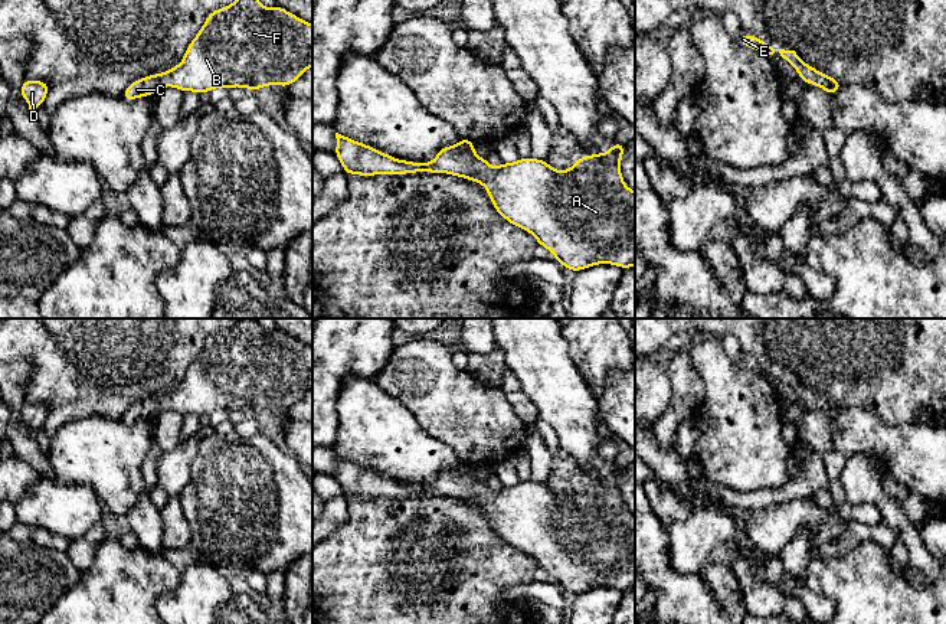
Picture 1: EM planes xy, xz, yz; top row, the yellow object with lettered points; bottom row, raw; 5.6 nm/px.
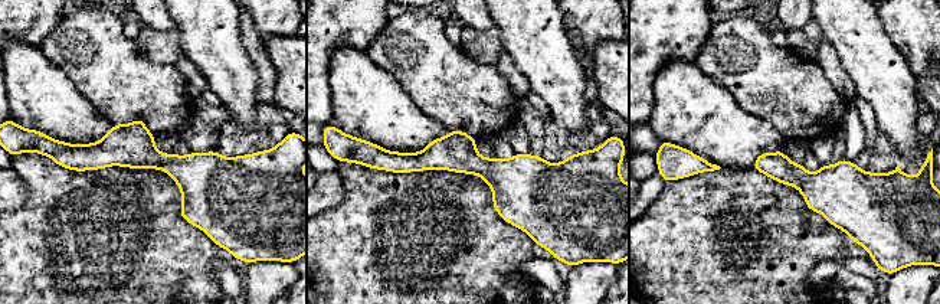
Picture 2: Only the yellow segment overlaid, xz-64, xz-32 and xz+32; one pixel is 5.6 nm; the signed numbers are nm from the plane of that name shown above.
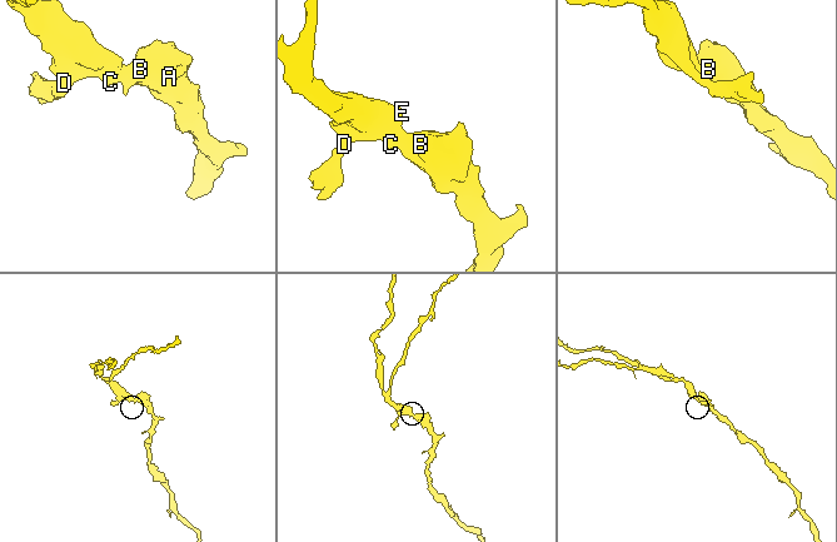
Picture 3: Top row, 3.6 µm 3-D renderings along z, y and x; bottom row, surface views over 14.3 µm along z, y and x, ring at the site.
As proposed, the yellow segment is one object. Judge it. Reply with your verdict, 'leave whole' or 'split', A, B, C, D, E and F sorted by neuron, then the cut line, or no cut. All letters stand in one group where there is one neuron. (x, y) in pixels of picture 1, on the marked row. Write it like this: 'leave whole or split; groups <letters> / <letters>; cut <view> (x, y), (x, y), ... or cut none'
leave whole; groups A B C D E F; cut none

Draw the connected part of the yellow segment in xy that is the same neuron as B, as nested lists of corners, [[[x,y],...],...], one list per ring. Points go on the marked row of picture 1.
[[[235,0],[232,4],[209,13],[177,66],[132,81],[125,88],[122,98],[134,101],[157,94],[163,86],[199,94],[210,92],[217,86],[240,86],[249,88],[252,92],[268,85],[288,88],[310,66],[312,66],[311,23],[276,4],[266,9],[259,0]]]

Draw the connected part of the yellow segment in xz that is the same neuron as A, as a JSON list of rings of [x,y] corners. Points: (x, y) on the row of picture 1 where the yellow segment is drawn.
[[[338,133],[335,138],[334,154],[346,174],[402,176],[426,171],[481,183],[494,209],[507,222],[530,232],[537,244],[547,248],[567,269],[579,272],[598,264],[612,264],[623,269],[635,265],[635,192],[625,184],[621,174],[625,144],[615,141],[609,151],[577,157],[569,170],[557,171],[546,160],[533,157],[501,163],[492,169],[487,159],[475,154],[474,141],[468,138],[442,147],[431,163],[399,160]]]

